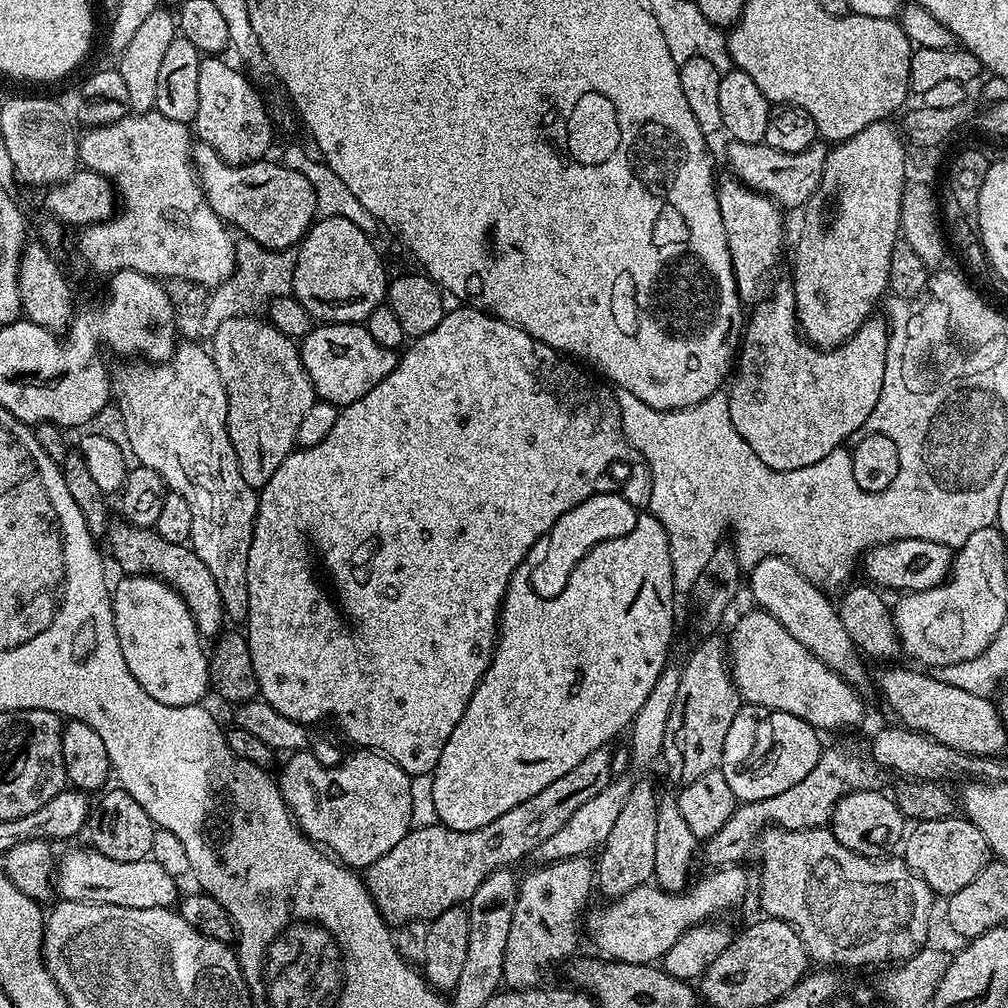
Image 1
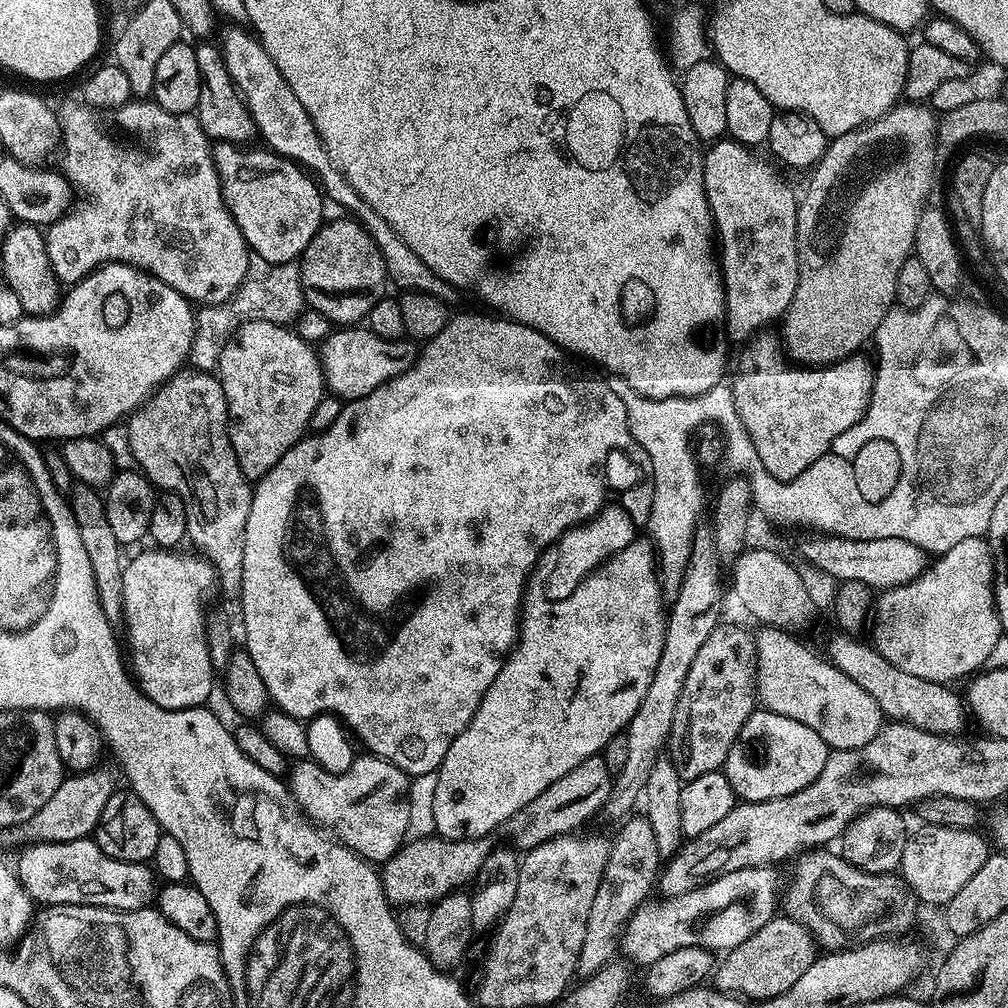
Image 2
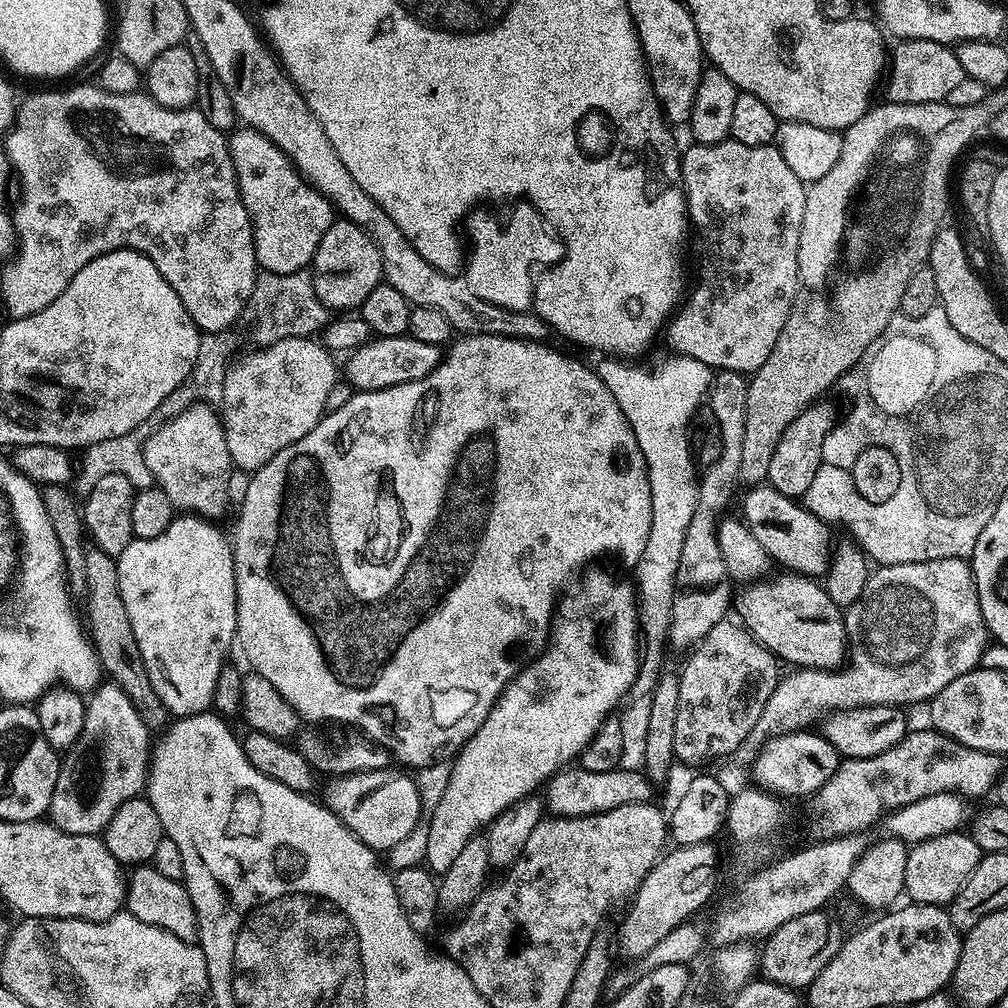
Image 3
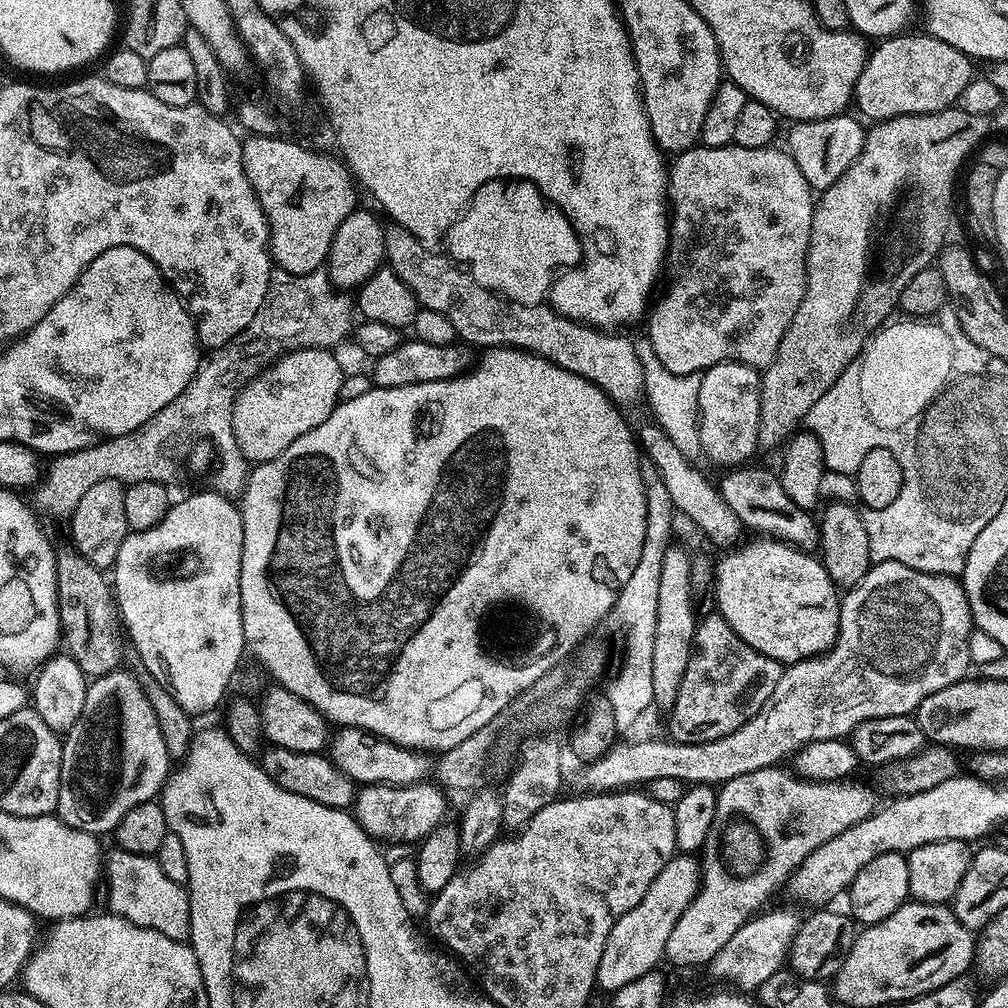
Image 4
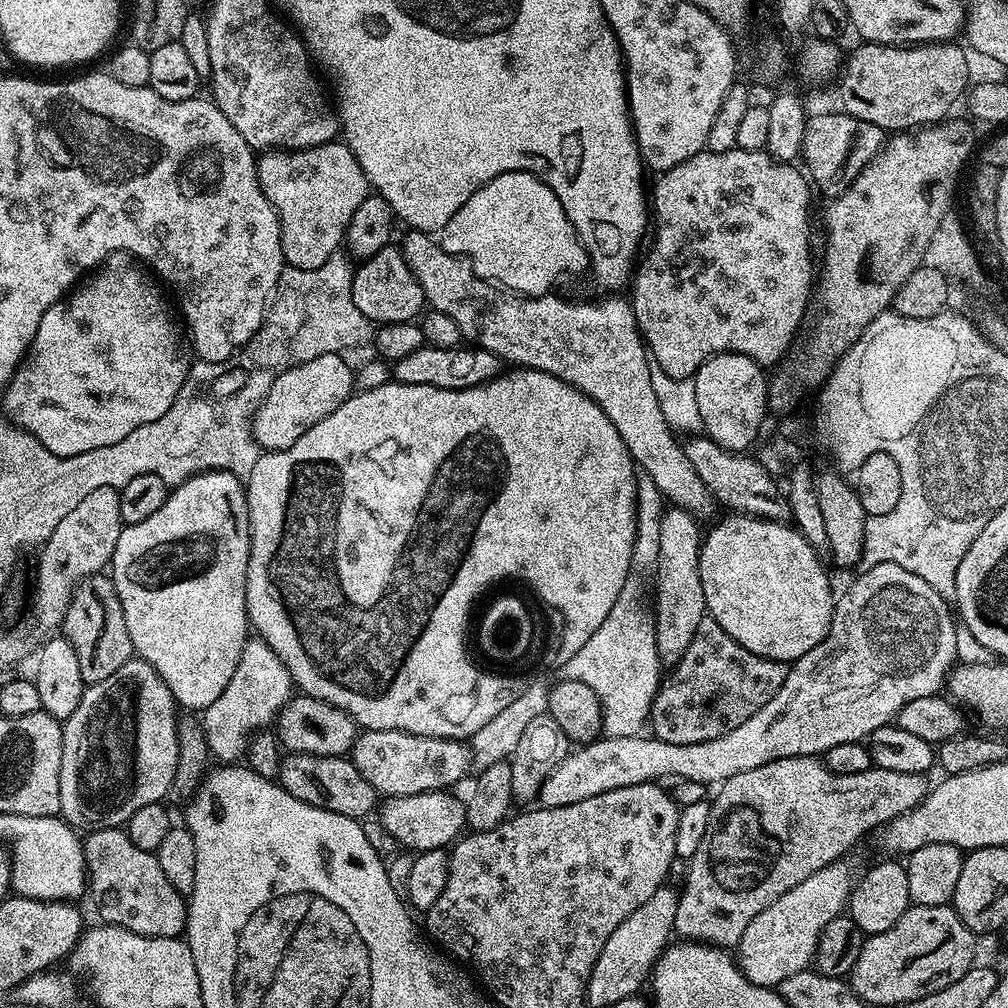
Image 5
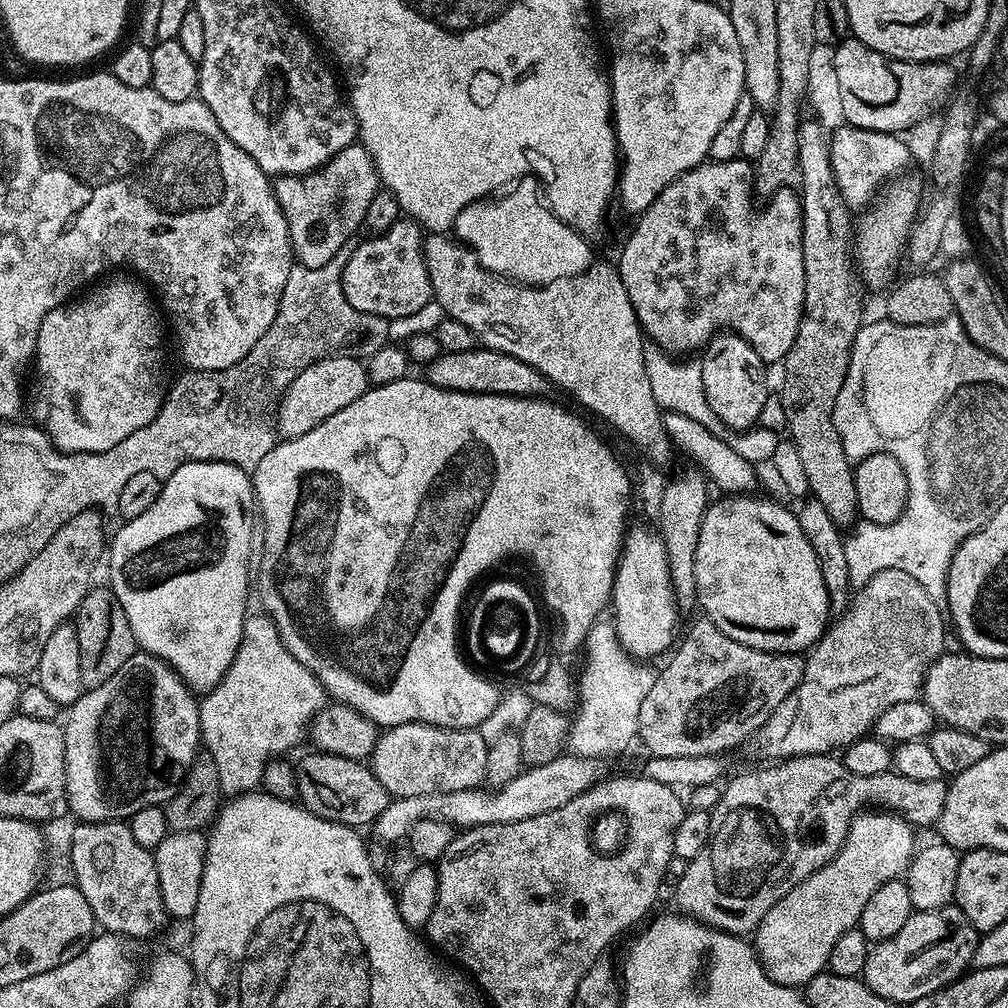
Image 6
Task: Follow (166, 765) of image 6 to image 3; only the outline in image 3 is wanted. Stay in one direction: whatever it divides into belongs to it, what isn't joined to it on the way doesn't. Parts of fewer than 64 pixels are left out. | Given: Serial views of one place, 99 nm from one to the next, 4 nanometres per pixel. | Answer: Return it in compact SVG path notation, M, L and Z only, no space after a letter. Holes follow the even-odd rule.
M101 683L87 697L86 703L88 709L86 722L82 726L82 734L61 763L58 782L54 786L54 794L47 815L50 817L50 823L66 834L94 836L103 833L110 818L114 818L114 810L118 810L122 802L130 802L135 796L145 791L150 763L150 739L148 740L150 729L142 722L138 710L134 710L134 702L126 698L126 694L117 684Z

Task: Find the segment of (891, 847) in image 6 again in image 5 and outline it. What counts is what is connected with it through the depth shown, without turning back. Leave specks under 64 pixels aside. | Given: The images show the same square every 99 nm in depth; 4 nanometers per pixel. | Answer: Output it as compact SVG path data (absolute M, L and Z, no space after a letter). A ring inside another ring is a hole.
M844 862L828 864L810 874L798 886L786 890L778 902L766 906L742 934L738 945L738 963L744 976L763 988L775 989L790 974L805 971L815 961L816 947L822 930L847 909L848 899L854 889L854 876Z

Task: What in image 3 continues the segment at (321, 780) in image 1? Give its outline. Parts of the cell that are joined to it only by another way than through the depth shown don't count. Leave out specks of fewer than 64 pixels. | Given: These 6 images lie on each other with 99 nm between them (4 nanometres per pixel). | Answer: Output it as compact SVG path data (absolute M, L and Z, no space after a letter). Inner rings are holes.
M395 767L370 770L369 772L356 772L348 775L337 775L327 782L328 789L322 797L323 803L330 809L345 826L353 832L366 846L370 846L377 854L387 853L388 849L398 846L410 830L414 830L417 821L422 818L420 803L418 802L418 790L415 779L407 771L397 770Z

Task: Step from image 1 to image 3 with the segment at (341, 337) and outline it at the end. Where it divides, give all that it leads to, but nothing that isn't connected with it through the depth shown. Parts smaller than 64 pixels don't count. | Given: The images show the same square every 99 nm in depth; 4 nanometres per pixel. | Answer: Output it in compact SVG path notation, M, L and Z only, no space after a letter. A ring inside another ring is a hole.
M379 336L369 338L360 348L356 348L347 357L347 383L353 389L362 392L373 392L390 386L398 386L402 382L426 378L437 368L442 359L442 348L438 344L418 342L418 338L409 336Z

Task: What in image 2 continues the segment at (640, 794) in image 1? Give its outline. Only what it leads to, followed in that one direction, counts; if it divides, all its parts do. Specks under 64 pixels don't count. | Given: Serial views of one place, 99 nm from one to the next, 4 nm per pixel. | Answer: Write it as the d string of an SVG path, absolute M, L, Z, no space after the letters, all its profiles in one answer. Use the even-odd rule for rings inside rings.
M633 815L622 825L616 840L614 836L611 841L612 850L608 855L606 870L602 874L602 882L598 882L594 903L590 905L590 918L586 918L586 938L582 938L582 951L578 953L576 963L576 976L580 978L592 976L602 970L606 962L617 959L630 918L651 897L648 895L654 892L658 884L662 857L647 816Z

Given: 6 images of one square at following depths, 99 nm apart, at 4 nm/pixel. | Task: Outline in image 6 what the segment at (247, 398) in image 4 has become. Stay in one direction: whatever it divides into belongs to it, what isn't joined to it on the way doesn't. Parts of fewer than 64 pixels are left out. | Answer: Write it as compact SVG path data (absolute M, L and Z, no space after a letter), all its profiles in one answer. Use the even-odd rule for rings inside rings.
M327 356L325 360L319 360L310 366L306 366L306 370L302 370L302 374L298 374L298 378L294 378L294 382L290 382L290 386L284 391L284 395L280 397L274 427L285 440L298 438L302 434L314 430L314 426L326 422L326 418L338 414L338 410L346 410L346 406L350 406L350 402L362 398L362 394L368 391L369 387L367 367L357 357Z

